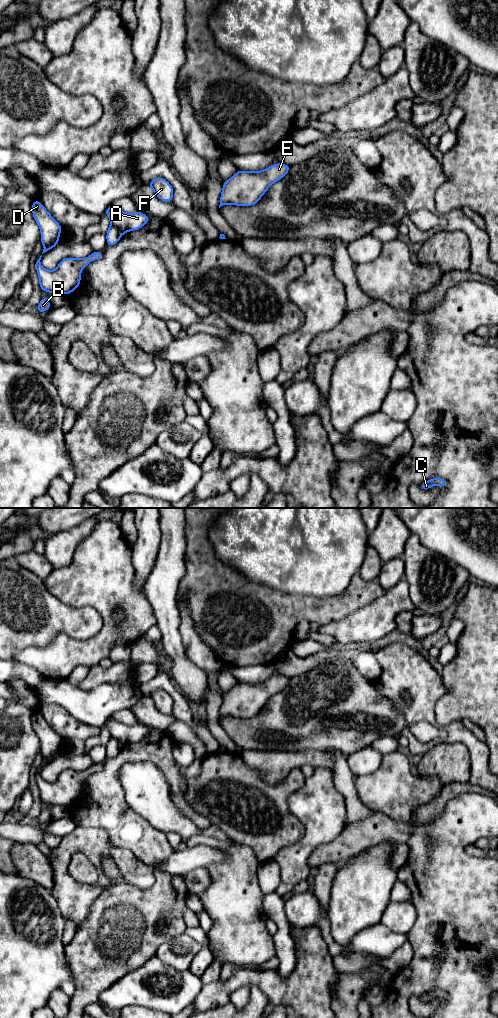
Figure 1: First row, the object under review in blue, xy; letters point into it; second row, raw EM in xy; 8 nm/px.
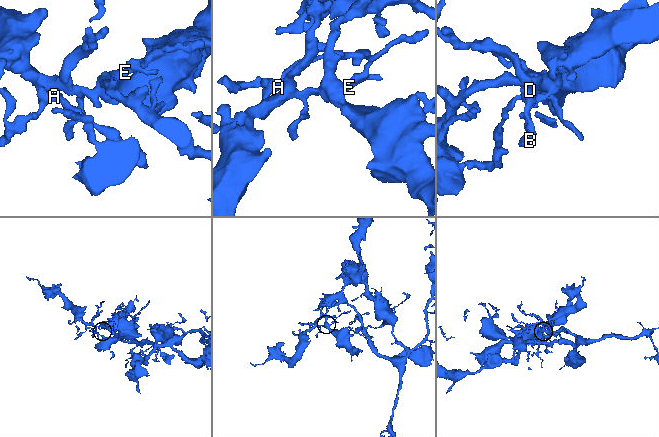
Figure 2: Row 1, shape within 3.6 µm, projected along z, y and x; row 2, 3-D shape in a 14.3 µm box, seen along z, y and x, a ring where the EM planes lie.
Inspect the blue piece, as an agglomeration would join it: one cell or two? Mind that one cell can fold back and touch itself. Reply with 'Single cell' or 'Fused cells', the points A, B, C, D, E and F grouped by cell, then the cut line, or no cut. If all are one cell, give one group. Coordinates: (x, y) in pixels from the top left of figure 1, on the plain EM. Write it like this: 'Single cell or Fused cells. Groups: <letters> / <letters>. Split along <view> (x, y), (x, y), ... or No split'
Fused cells. Groups: A / B C D E F. Split along xy (111, 736), (121, 746)

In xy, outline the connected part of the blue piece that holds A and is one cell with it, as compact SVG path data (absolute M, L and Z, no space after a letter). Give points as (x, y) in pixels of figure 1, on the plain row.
M112 717L104 725L108 728L111 737L115 738L121 746L138 742L151 733L151 730L142 724L126 725Z

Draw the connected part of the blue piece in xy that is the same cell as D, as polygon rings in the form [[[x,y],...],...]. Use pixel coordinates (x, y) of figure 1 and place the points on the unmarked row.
[[[38,711],[32,715],[31,721],[33,730],[40,740],[40,754],[44,760],[43,765],[45,765],[59,755],[60,745],[63,740]]]

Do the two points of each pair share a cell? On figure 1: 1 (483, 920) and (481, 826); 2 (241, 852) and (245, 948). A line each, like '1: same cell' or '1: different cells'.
1: same cell
2: same cell

